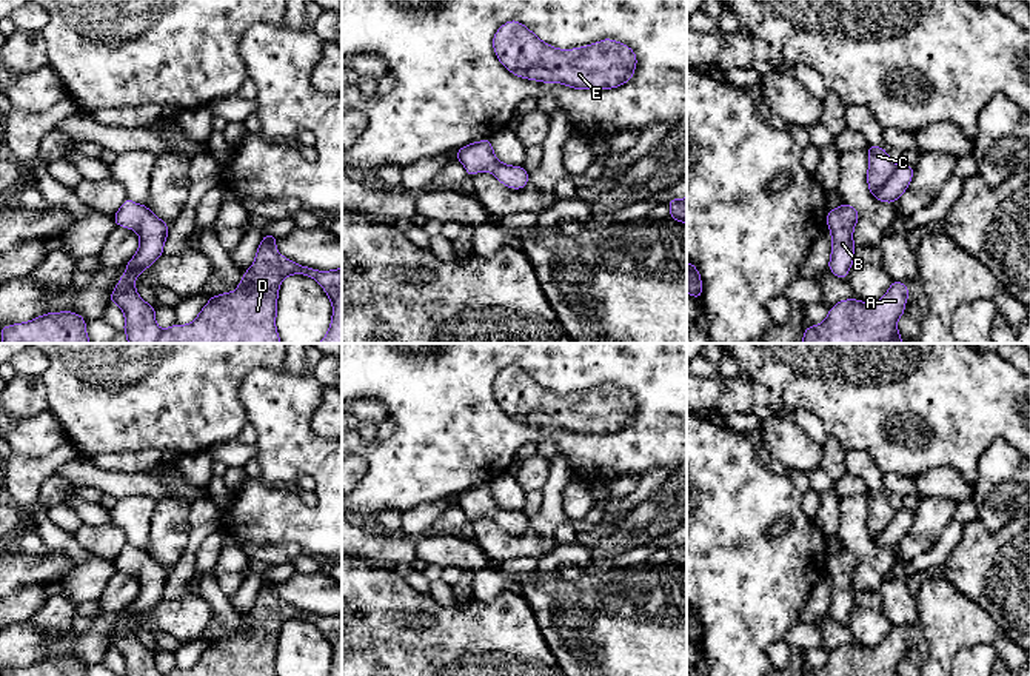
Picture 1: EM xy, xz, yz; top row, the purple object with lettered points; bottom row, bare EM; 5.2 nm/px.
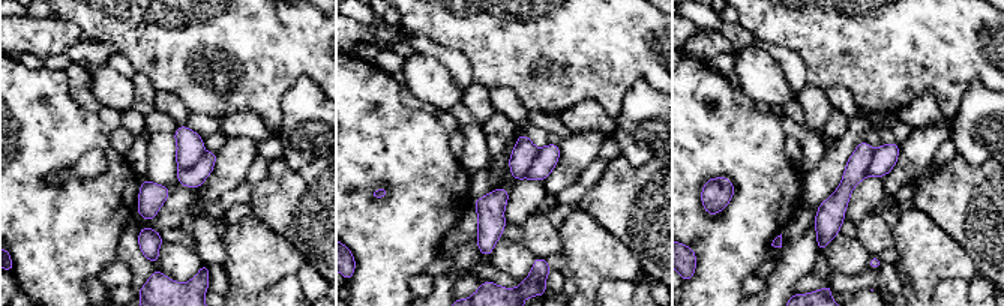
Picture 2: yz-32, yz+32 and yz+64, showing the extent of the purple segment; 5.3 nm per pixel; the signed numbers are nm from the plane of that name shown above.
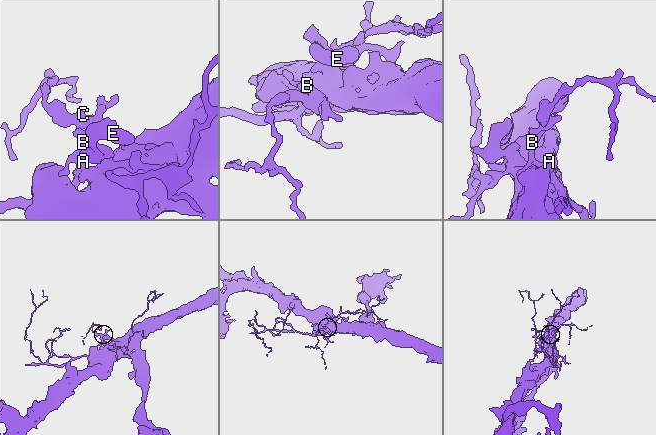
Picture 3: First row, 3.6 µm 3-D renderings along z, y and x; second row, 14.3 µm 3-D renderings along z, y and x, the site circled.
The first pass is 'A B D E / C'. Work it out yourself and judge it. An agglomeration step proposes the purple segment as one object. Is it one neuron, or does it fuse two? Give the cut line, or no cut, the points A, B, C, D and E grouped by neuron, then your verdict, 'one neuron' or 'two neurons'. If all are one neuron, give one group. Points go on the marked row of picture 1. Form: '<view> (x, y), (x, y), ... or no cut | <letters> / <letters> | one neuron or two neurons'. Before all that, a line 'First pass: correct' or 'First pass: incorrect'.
First pass: incorrect
no cut | A B C D E | one neuron

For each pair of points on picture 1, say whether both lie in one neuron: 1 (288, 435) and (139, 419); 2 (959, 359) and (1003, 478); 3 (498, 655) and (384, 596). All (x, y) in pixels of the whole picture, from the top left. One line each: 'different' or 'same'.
1: same
2: different
3: same

